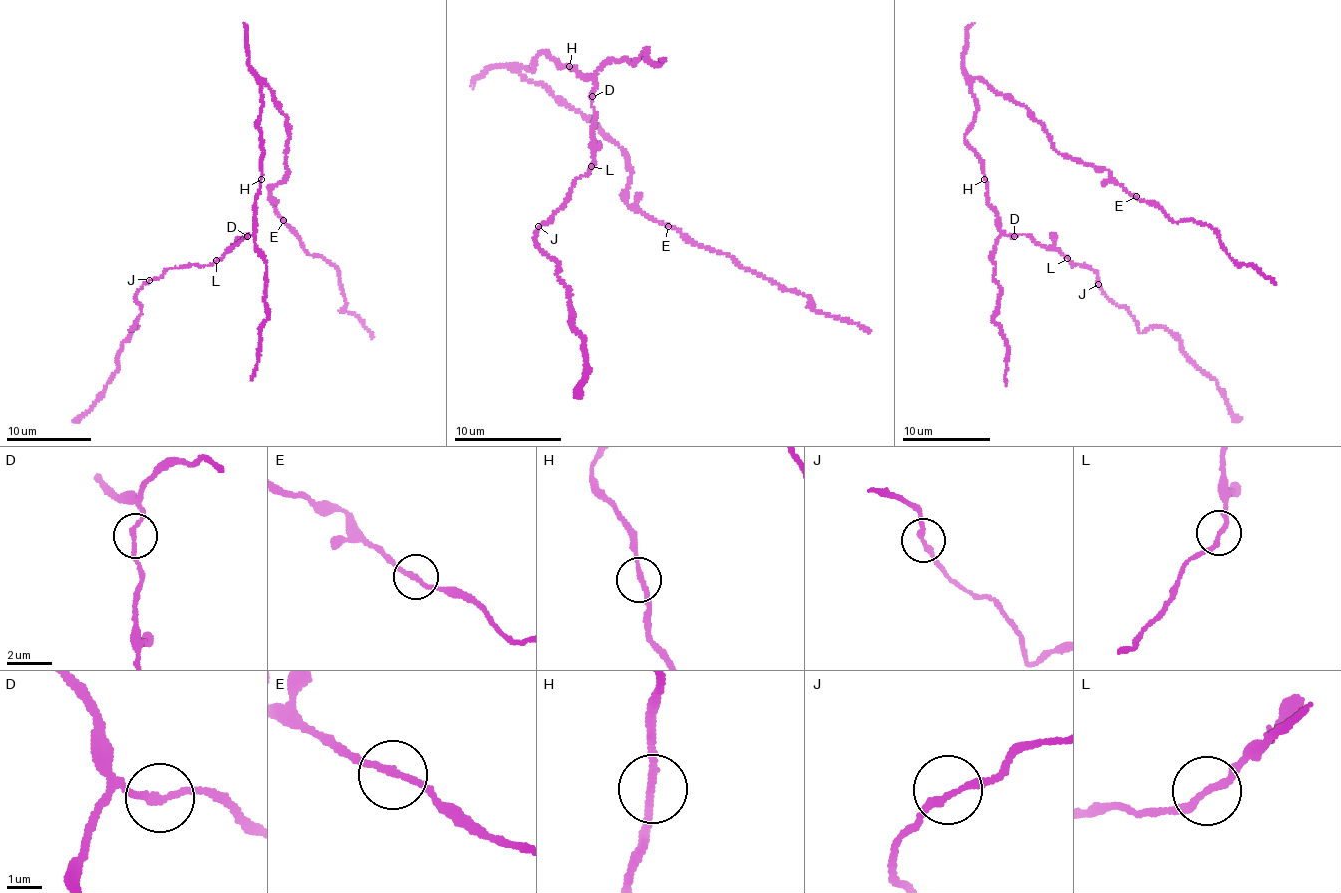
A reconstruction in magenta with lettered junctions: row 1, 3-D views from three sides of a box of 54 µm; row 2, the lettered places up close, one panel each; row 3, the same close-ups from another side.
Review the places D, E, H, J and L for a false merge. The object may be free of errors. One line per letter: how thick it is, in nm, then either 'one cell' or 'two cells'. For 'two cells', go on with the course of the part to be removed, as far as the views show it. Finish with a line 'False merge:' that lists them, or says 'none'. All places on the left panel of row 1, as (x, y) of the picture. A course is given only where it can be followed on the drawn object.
D: calibre 200 nm; one cell
E: calibre 200 nm; one cell
H: calibre 200 nm; one cell
J: calibre 200 nm; one cell
L: calibre 200 nm; one cell
False merge: none

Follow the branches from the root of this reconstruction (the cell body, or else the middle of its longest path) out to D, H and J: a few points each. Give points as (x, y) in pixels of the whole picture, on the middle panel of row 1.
D: (544, 51), (558, 63), (576, 67), (584, 78), (588, 76), (595, 85), (592, 96)
H: (544, 51), (558, 63), (569, 66)
J: (544, 51), (593, 81), (594, 155), (588, 171), (574, 181), (569, 199), (547, 225), (538, 226)

